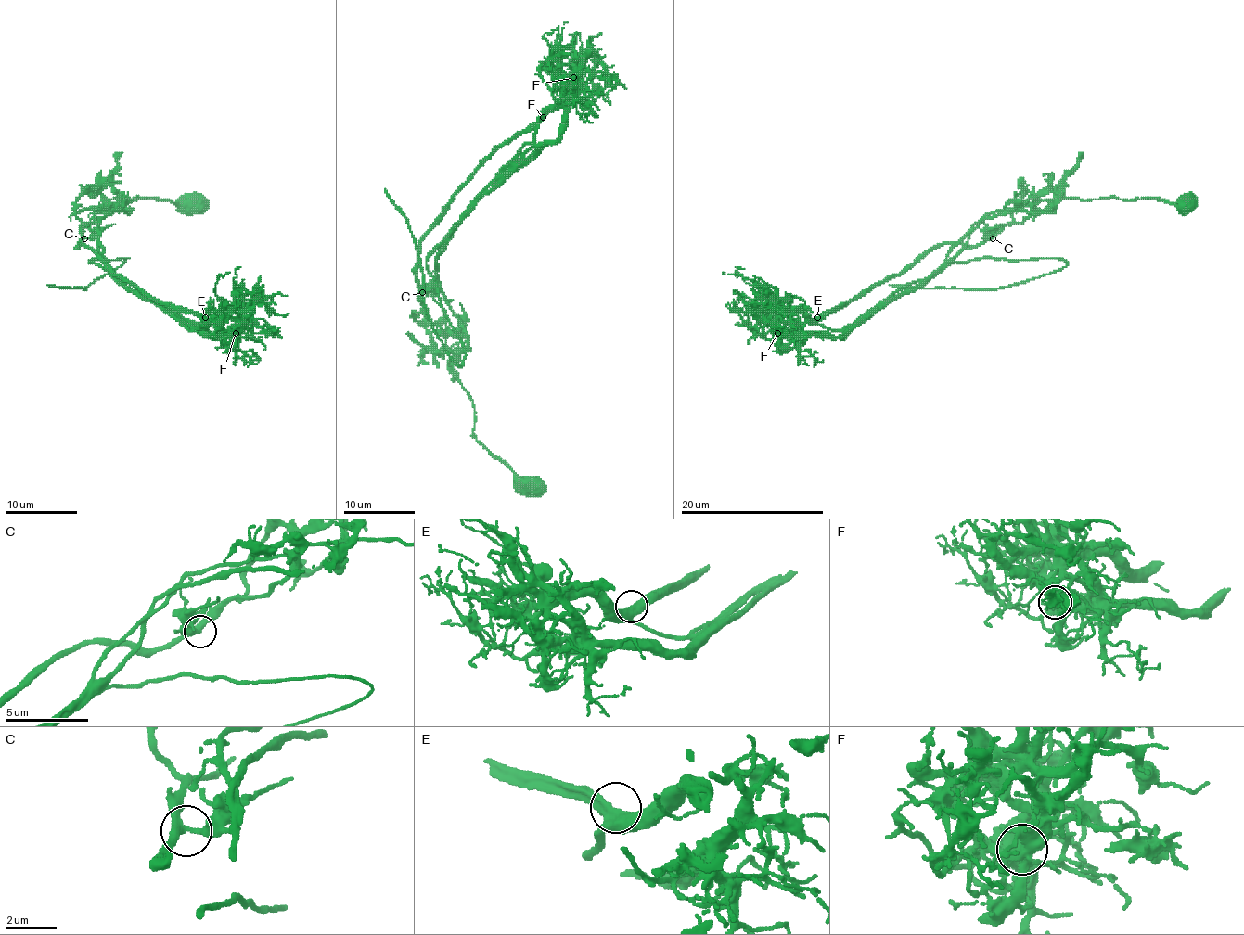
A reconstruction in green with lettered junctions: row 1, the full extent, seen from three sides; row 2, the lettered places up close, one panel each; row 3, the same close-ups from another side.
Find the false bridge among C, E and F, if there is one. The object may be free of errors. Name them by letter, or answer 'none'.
F

